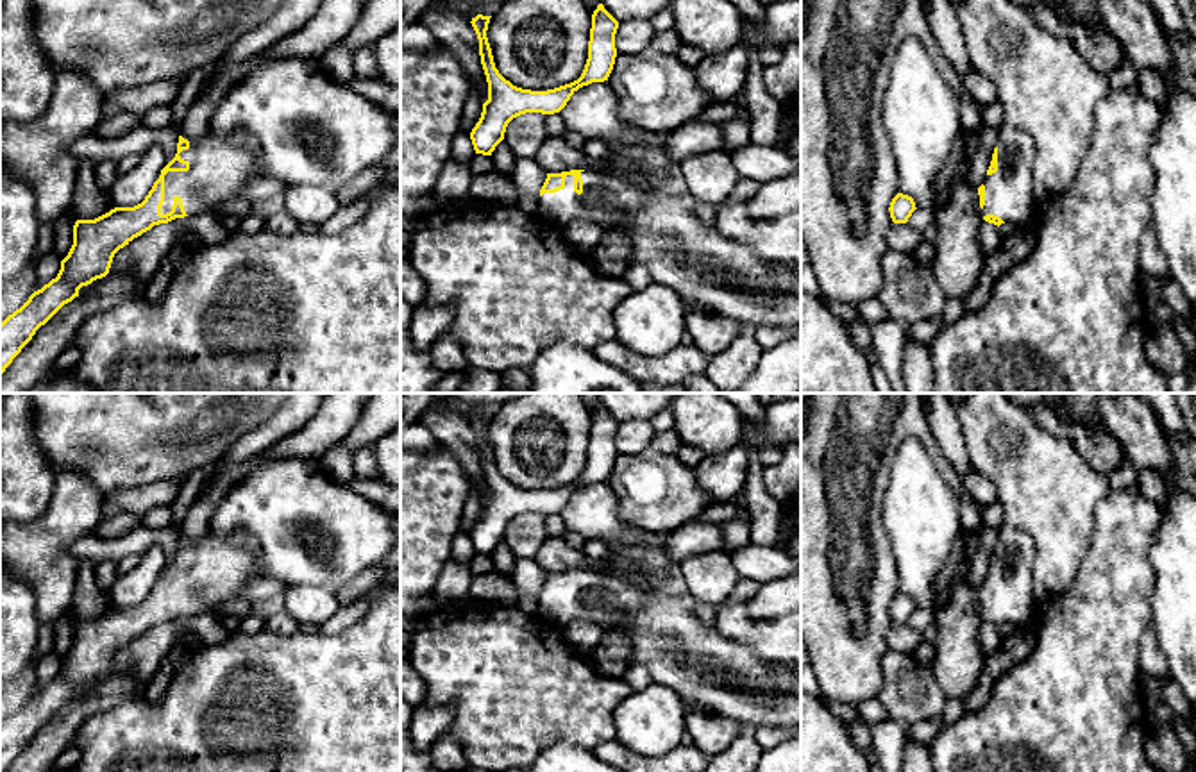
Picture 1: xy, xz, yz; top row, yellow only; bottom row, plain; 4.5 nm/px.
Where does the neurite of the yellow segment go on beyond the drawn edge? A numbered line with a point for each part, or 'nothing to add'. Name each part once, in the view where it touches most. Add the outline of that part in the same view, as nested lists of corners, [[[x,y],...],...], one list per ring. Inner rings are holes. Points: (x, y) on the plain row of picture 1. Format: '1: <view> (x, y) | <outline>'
1: xy (220, 567) | [[[206,533],[190,541],[190,549],[179,554],[190,563],[190,570],[164,575],[161,615],[172,611],[175,597],[182,599],[188,617],[216,615],[222,602],[238,597],[250,581],[263,577],[257,552],[257,541],[245,533]]]

